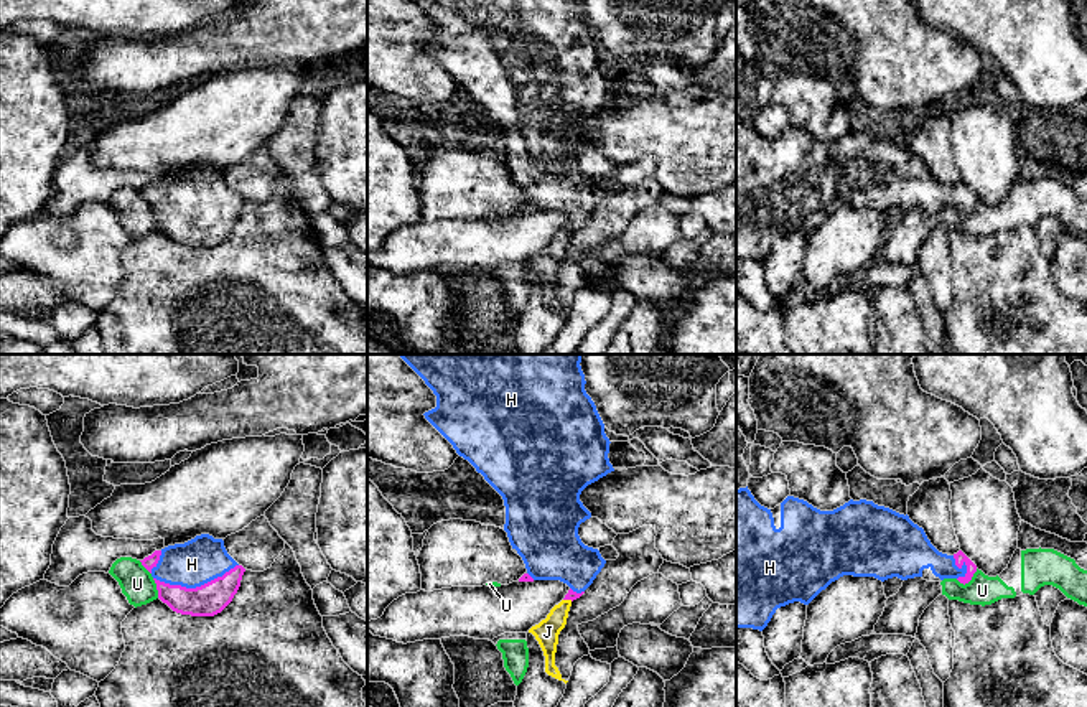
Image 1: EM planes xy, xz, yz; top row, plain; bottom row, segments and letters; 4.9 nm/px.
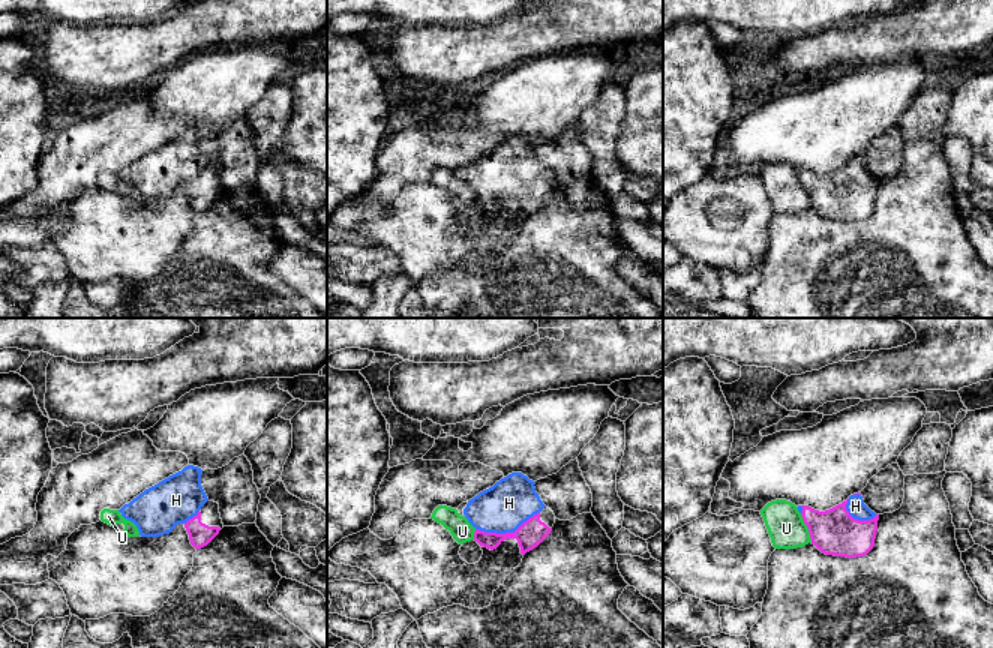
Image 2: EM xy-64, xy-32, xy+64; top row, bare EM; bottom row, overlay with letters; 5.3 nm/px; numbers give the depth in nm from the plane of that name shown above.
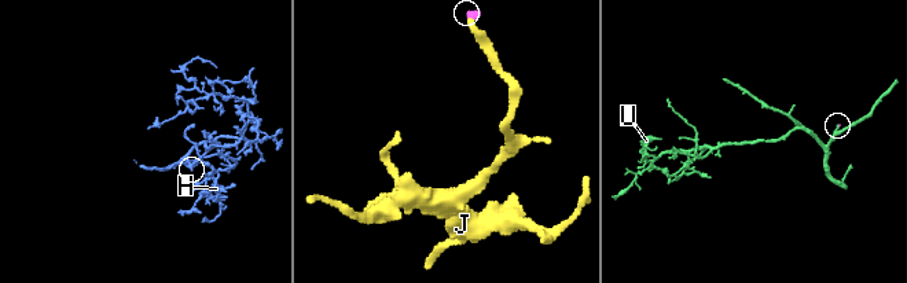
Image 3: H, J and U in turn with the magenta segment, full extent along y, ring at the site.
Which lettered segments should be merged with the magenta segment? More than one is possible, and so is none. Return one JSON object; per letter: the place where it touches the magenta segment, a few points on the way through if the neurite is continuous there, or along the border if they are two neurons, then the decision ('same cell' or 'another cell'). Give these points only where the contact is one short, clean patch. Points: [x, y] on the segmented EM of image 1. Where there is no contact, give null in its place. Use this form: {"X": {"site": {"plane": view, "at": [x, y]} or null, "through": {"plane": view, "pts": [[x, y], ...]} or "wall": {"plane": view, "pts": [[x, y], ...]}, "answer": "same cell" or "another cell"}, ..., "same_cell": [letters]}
{"H": {"site": {"plane": "xy", "at": [196, 587]}, "through": {"plane": "xy", "pts": [[213, 597], [196, 587], [191, 564]]}, "answer": "same cell"}, "J": {"site": {"plane": "xz", "at": [569, 599]}, "through": {"plane": "xz", "pts": [[572, 595], [569, 599], [547, 632]]}, "answer": "same cell"}, "U": {"site": {"plane": "yz", "at": [967, 582]}, "wall": {"plane": "yz", "pts": [[977, 569], [964, 584], [956, 579]]}, "answer": "another cell"}, "same_cell": ["H", "J"]}

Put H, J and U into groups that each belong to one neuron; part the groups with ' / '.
H J / U

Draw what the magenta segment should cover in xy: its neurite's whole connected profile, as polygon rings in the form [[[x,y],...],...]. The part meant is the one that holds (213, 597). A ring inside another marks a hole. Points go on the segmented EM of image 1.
[[[196,536],[140,560],[152,574],[158,598],[173,611],[214,616],[234,598],[245,569],[226,550],[222,539]]]

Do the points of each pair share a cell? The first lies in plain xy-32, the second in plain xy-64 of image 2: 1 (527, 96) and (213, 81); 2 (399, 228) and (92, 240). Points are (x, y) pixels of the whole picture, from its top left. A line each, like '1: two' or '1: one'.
1: one
2: one

